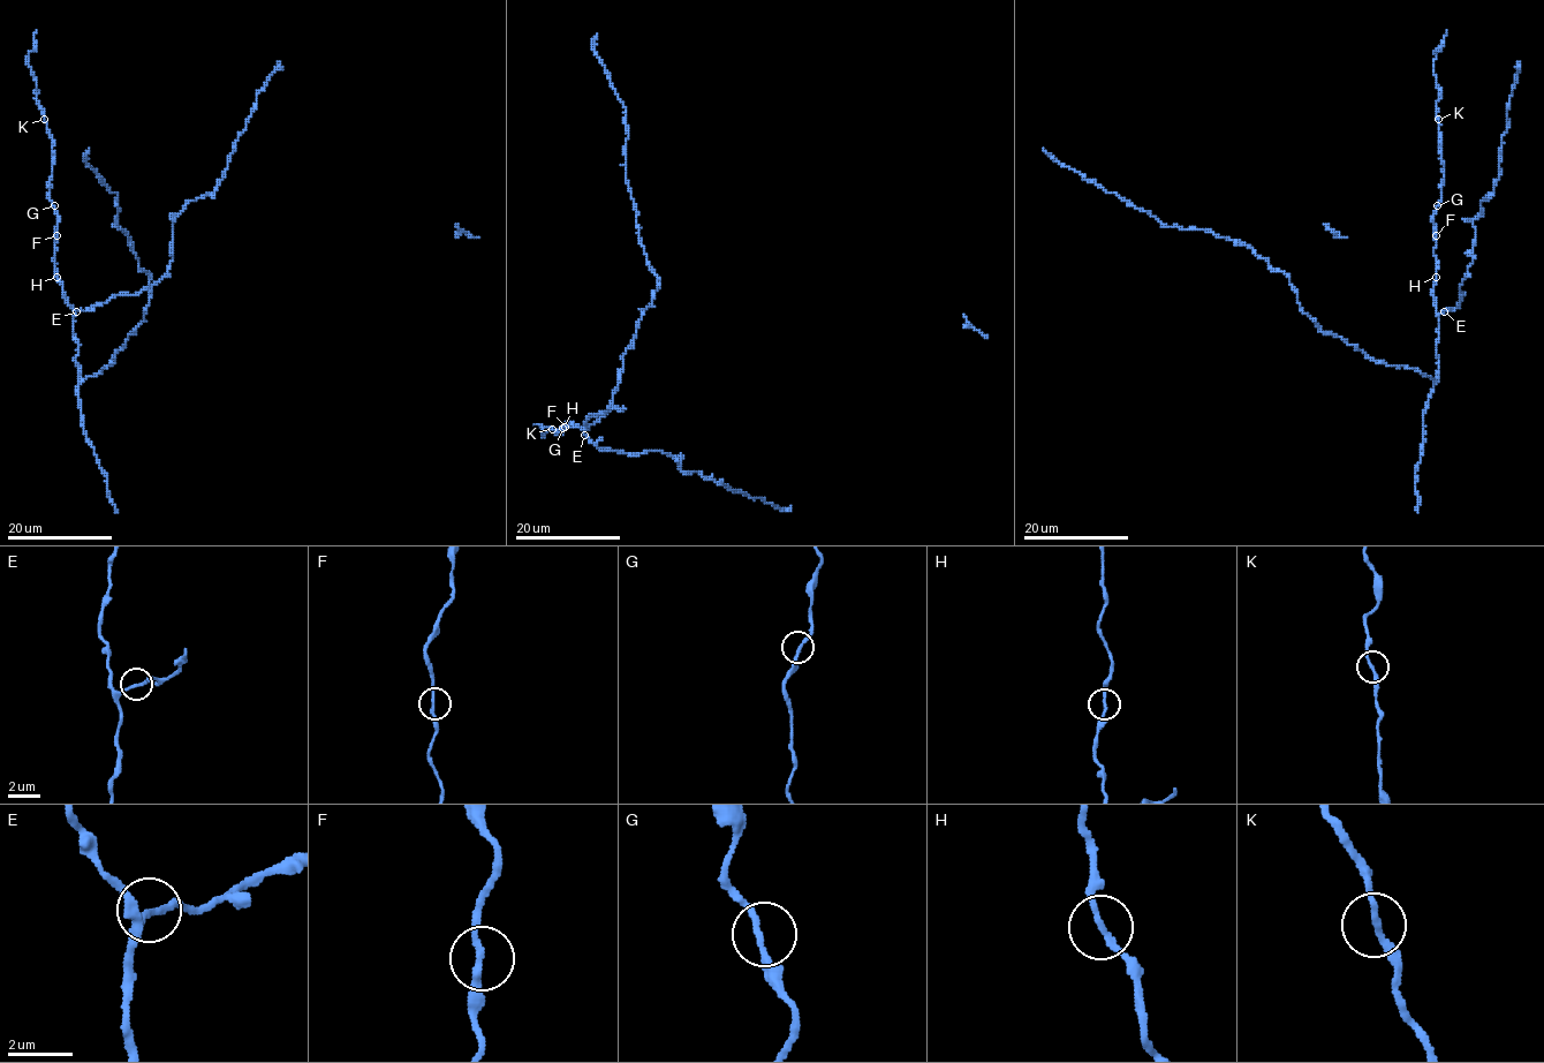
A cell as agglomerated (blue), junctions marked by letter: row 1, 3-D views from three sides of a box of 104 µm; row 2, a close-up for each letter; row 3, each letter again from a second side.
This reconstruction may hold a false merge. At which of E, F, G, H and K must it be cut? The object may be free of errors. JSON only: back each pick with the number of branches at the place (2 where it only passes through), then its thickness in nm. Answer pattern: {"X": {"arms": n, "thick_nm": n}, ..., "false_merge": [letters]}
{"false_merge": []}

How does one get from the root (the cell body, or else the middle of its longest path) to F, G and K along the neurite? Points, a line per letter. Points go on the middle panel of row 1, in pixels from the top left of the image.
F: (582, 429), (573, 423), (565, 427)
G: (582, 429), (573, 423), (562, 428)
K: (582, 429), (573, 423), (562, 429), (566, 423), (555, 431), (559, 436), (561, 430), (552, 429)

